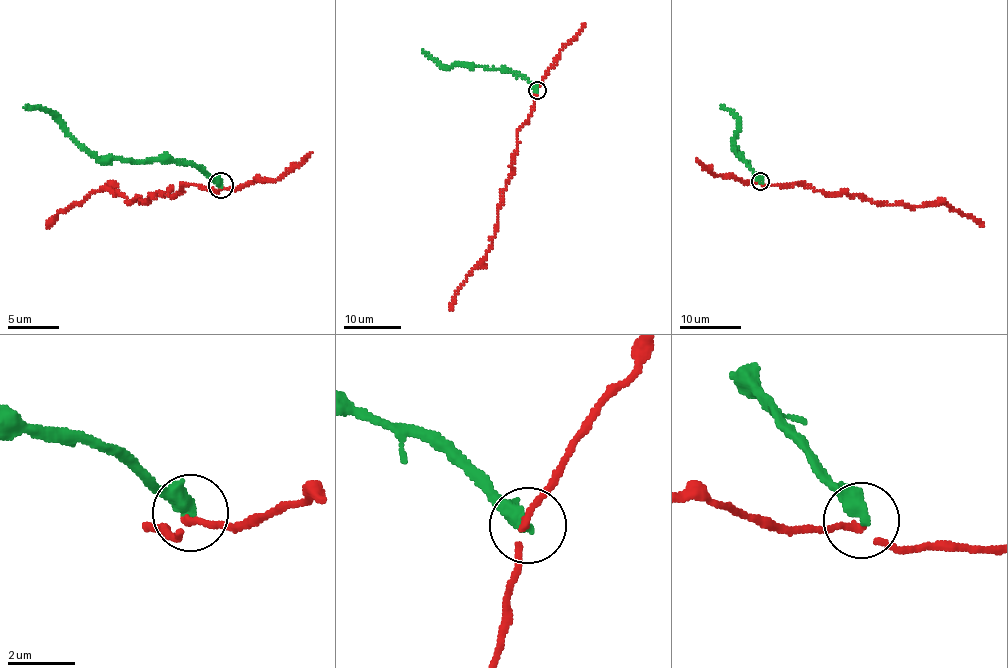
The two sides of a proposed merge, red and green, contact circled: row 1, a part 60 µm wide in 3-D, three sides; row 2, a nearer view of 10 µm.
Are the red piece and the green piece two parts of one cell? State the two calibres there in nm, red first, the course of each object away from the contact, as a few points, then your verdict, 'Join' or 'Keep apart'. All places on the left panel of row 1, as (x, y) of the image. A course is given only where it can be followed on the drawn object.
Thickness 160 nm (red) against 320 nm. Course of red: (221, 187), (183, 187), (171, 196), (170, 190), (159, 192), (142, 203), (95, 190), (49, 227). Course of green: (221, 184), (189, 164), (96, 159), (55, 118), (38, 108), (23, 107). Keep apart

